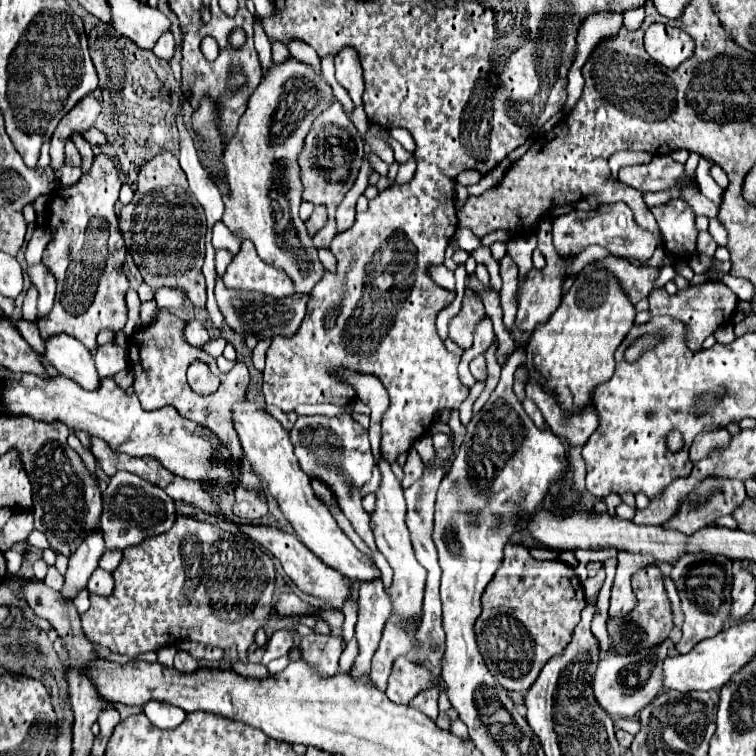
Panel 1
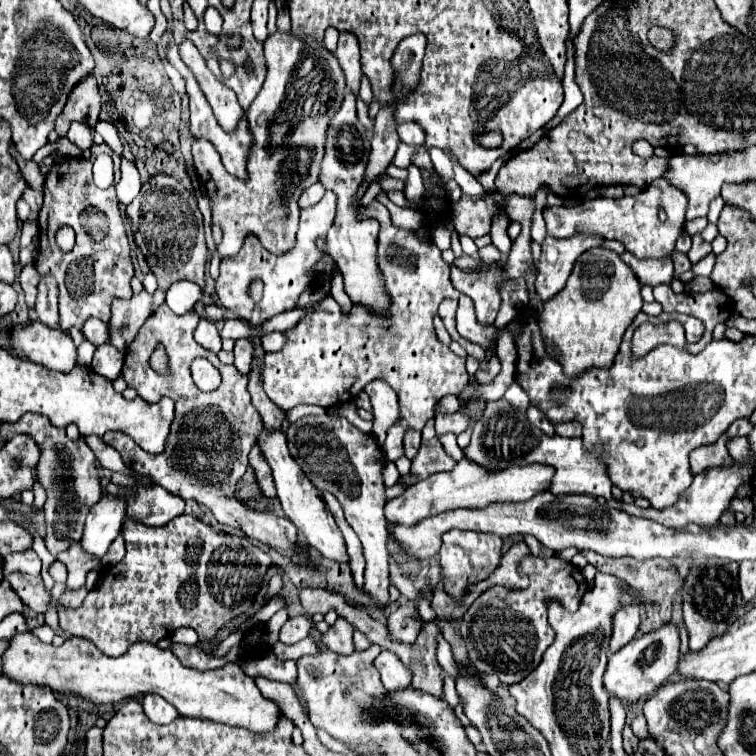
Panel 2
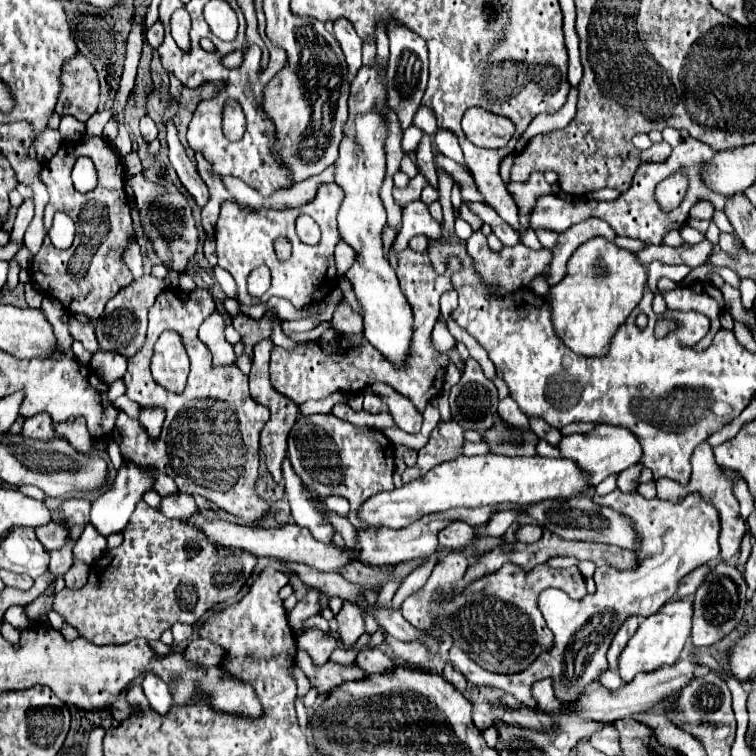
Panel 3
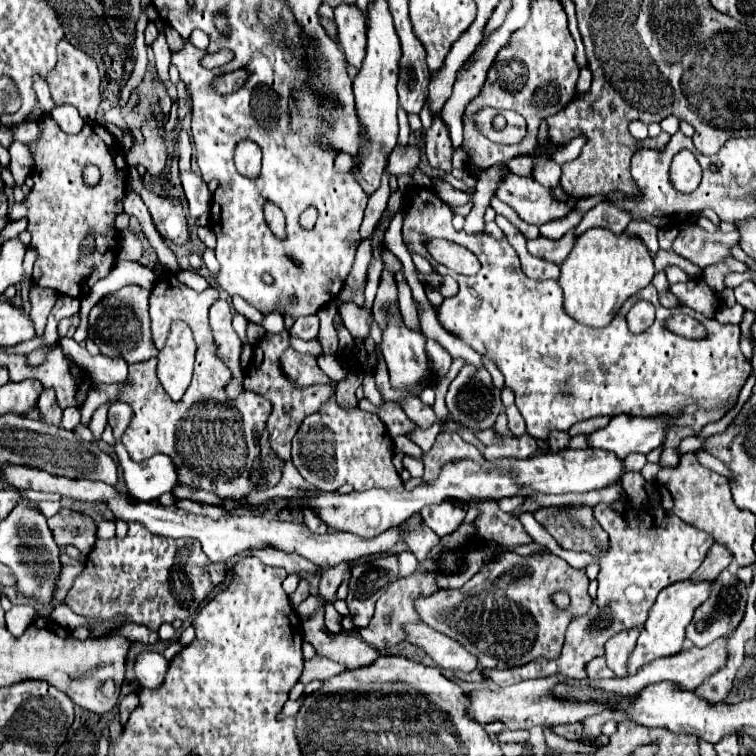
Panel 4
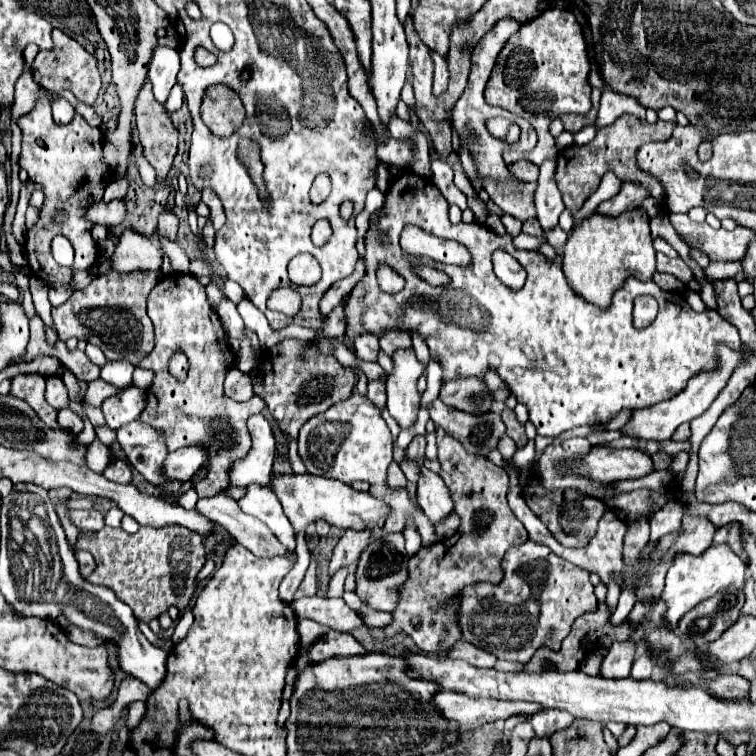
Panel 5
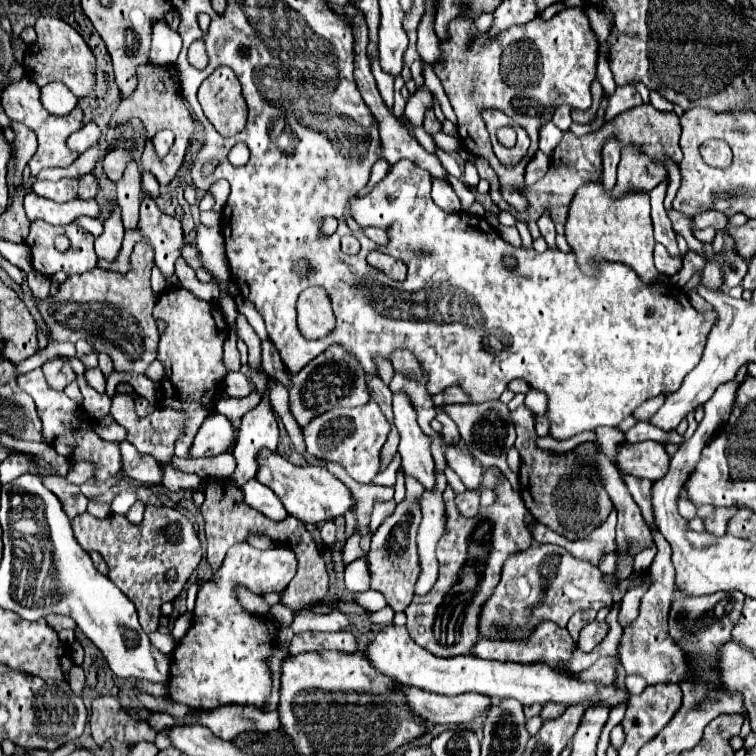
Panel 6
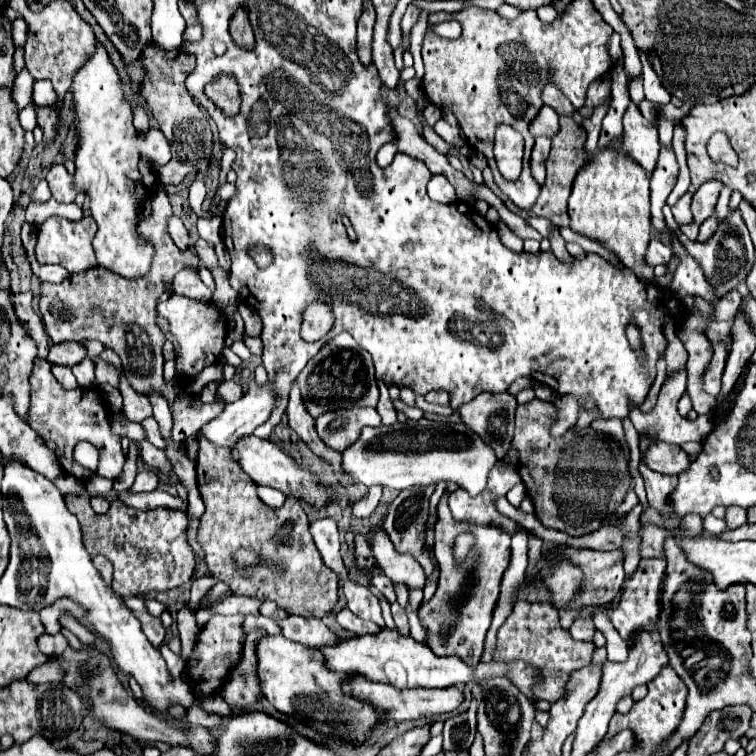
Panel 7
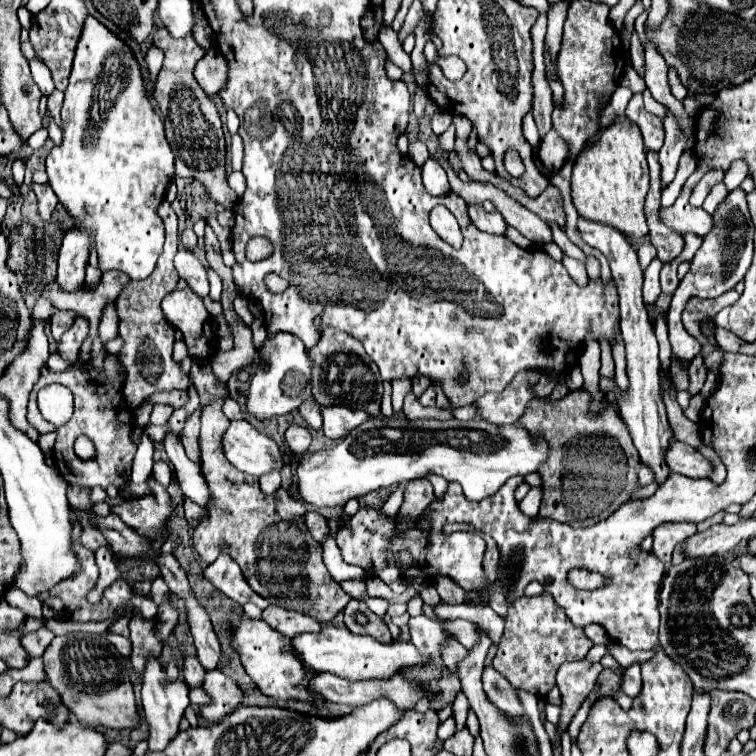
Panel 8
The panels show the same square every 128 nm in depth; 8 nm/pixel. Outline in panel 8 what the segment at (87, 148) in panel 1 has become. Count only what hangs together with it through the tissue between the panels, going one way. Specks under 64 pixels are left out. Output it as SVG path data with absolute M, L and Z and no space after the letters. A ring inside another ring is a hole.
M32 58L30 60L30 70L32 70L34 82L38 82L40 88L46 88L46 94L52 94L54 92L54 82L52 82L52 76L48 72L48 66L40 58Z

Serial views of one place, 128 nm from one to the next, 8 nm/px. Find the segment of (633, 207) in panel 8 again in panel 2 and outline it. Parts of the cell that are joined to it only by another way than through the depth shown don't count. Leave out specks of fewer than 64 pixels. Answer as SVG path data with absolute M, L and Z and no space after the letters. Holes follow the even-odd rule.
M590 248L576 260L566 286L552 300L544 302L538 318L544 340L568 376L576 376L592 366L608 368L614 362L622 334L644 304L640 288L642 284L632 268L620 260L620 254L608 248Z

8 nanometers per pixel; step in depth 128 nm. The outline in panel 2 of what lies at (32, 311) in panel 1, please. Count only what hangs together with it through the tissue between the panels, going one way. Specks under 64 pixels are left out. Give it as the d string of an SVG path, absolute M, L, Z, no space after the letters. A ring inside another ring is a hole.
M28 264L28 266L22 268L22 272L20 272L20 286L22 286L22 290L24 290L24 296L26 296L26 304L28 304L28 308L34 306L38 280L40 280L40 276L38 276L38 272L36 272L36 268L34 268L32 264Z

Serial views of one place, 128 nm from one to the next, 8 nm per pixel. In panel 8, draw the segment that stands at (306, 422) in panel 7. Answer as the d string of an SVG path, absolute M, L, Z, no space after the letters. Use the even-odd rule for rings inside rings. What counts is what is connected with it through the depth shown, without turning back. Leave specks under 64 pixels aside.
M310 398L300 406L300 414L304 416L304 420L308 422L310 428L320 428L322 426L322 416L320 416L320 406Z

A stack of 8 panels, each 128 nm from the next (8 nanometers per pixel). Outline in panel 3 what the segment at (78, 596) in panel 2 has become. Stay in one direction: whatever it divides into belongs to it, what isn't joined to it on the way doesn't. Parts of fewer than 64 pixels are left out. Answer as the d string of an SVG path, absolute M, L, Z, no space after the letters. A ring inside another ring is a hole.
M82 560L74 561L71 568L64 575L64 581L67 588L82 588L88 580L88 566Z

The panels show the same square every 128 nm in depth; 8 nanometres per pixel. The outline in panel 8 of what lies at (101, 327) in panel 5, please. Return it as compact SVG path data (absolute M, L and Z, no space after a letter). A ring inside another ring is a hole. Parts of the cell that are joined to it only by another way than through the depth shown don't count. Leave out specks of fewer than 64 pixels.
M164 200L158 208L158 214L166 226L166 242L158 258L158 264L146 280L130 282L130 286L122 290L120 296L116 298L116 310L120 318L120 336L124 338L124 348L120 350L118 356L124 362L124 368L128 372L128 378L124 384L124 398L130 410L140 406L148 396L152 396L158 390L174 390L174 388L186 390L190 386L190 378L182 370L182 364L174 362L172 358L172 348L176 342L174 328L168 324L160 308L162 298L168 292L172 292L178 284L178 272L172 264L172 258L178 250L178 224L176 224L176 214L170 208L170 202ZM60 310L50 318L50 330L52 330L52 336L56 342L60 342L62 334L72 326L74 318L76 318L76 312L72 312L72 310Z

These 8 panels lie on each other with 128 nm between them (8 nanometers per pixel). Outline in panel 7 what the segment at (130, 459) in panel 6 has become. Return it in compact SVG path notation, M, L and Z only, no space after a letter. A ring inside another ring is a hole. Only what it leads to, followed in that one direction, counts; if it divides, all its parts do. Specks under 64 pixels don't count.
M146 440L138 442L138 448L140 448L140 456L144 458L146 464L150 464L152 468L158 468L162 474L170 472L170 462L168 462L166 454L164 454L160 448L152 446L152 444L146 442Z

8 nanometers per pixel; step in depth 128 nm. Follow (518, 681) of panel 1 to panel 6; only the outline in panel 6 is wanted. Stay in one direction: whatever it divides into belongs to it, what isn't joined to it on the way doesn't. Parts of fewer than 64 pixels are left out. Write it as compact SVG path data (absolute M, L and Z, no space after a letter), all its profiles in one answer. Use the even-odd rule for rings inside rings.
M532 544L530 548L526 548L506 560L504 570L502 570L502 580L482 608L480 632L482 632L482 636L488 636L488 638L514 638L514 640L518 640L518 638L526 638L528 632L532 632L534 626L542 620L552 620L558 626L566 628L570 616L578 610L584 610L584 608L602 610L602 608L612 606L612 588L616 584L606 582L604 576L606 574L600 572L598 566L592 566L586 560L576 560L568 550L564 550L560 546Z

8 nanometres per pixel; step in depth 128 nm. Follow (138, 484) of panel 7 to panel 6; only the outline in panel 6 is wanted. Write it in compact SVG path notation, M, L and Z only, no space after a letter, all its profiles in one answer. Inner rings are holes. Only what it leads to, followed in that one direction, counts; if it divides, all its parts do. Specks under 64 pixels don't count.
M126 486L124 490L118 492L118 496L112 502L112 512L116 514L126 514L130 506L136 502L136 486Z

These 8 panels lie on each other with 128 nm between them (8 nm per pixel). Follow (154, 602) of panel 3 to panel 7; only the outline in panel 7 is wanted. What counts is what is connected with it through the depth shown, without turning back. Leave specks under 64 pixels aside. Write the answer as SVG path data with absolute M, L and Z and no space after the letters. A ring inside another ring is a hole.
M88 492L80 496L72 496L72 494L66 496L66 506L82 526L84 548L88 550L90 556L102 554L112 562L114 592L124 598L128 608L132 608L132 614L140 620L148 640L156 648L160 648L160 644L164 642L166 628L162 626L160 618L148 614L144 600L140 596L154 590L168 590L192 580L196 558L186 540L186 528L188 528L186 514L182 510L170 510L170 508L136 510L122 504L120 500L114 500L106 514L96 514L90 506Z

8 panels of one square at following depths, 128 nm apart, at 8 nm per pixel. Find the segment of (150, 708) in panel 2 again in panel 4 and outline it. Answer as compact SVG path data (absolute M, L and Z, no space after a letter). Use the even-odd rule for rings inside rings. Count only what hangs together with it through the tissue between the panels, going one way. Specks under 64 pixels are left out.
M146 650L136 656L134 672L142 688L150 688L150 690L160 688L160 684L164 682L166 670L168 670L168 660L162 654Z

